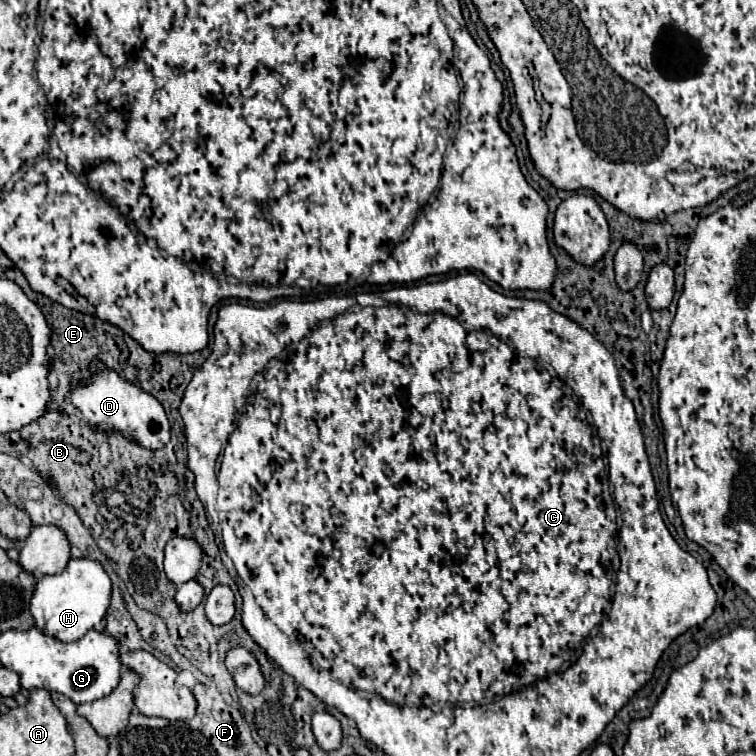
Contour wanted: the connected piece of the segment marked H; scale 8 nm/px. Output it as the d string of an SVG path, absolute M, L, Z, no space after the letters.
M71 558L63 572L37 578L31 600L31 616L35 626L61 642L79 640L87 630L101 624L111 604L111 578L103 564L91 558Z

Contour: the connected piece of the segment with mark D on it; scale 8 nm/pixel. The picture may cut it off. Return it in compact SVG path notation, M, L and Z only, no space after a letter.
M91 364L91 380L87 380L87 384L79 384L71 394L71 400L91 426L101 430L119 430L145 448L163 448L171 438L171 424L163 406L137 384L121 380L113 370L105 370L103 364Z

